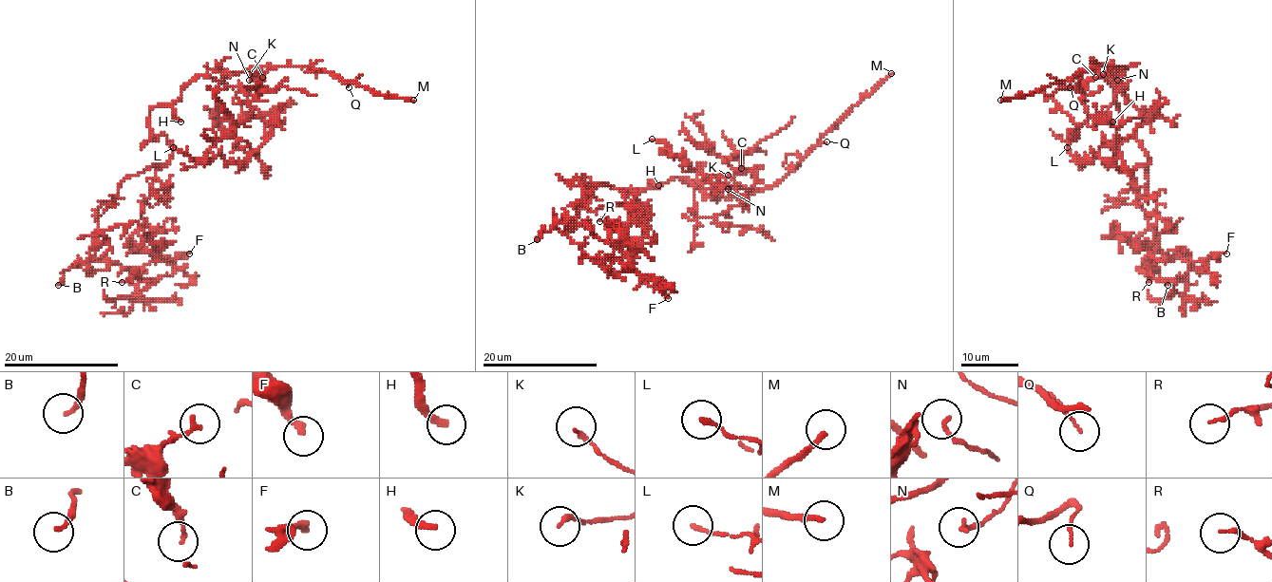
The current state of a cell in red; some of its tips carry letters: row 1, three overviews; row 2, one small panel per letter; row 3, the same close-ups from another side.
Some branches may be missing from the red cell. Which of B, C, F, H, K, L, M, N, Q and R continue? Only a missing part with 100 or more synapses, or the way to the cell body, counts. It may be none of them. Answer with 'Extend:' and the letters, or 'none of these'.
Extend: H, M

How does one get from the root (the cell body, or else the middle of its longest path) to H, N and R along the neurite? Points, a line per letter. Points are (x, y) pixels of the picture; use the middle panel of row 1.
H: (633, 189), (644, 189), (652, 180), (658, 185)
N: (633, 189), (655, 188), (674, 178), (688, 178), (700, 188), (719, 191), (726, 197), (741, 197), (728, 189)
R: (633, 189), (627, 194), (650, 218), (630, 218), (609, 235), (630, 262), (613, 255), (627, 241), (599, 221)

